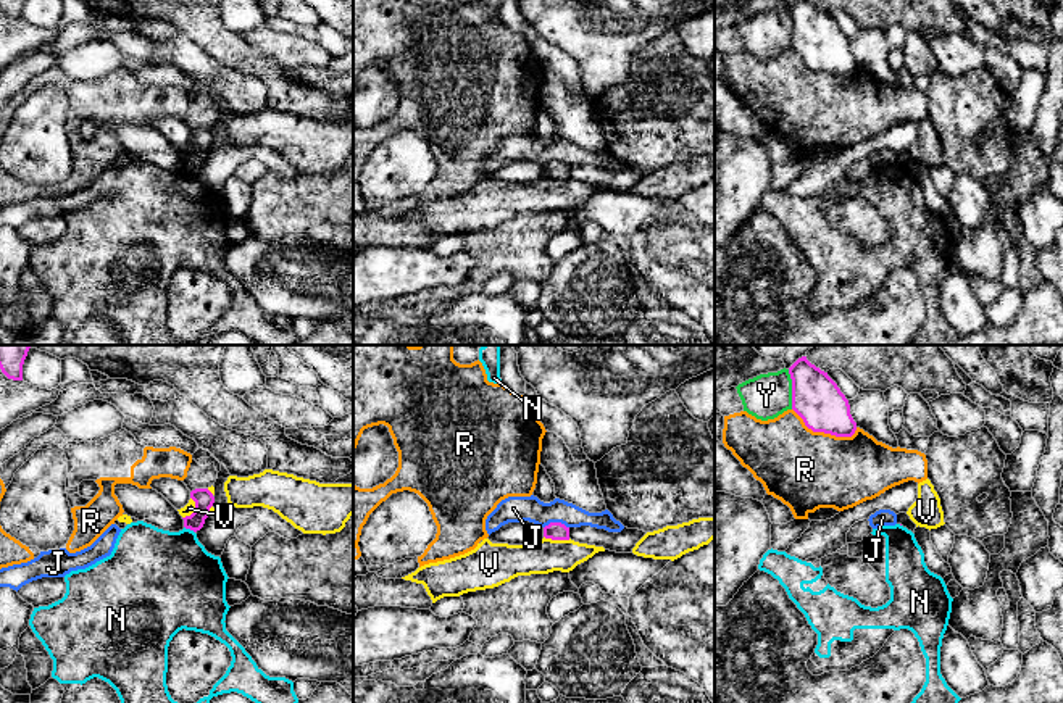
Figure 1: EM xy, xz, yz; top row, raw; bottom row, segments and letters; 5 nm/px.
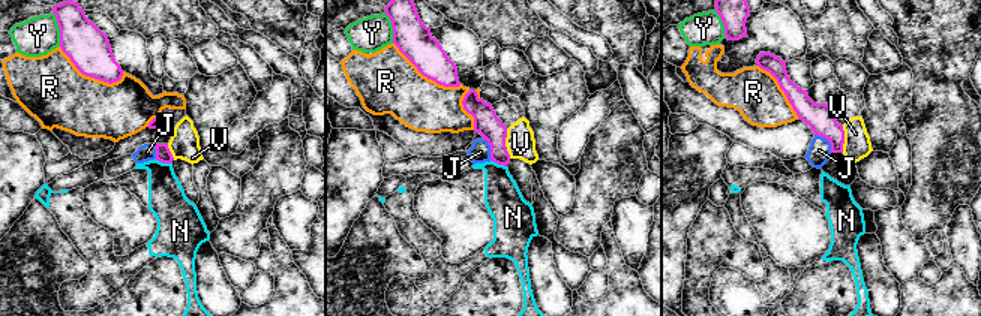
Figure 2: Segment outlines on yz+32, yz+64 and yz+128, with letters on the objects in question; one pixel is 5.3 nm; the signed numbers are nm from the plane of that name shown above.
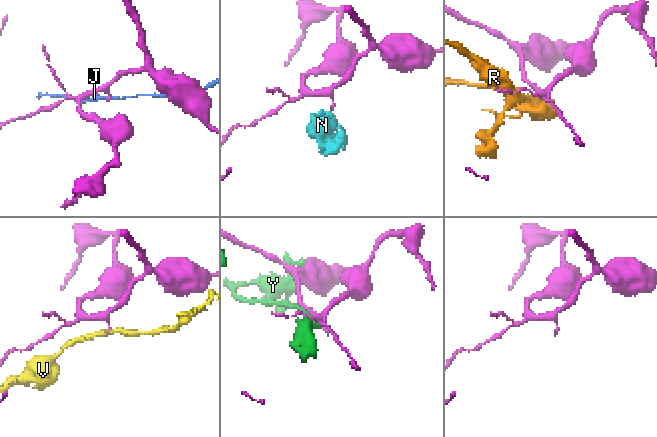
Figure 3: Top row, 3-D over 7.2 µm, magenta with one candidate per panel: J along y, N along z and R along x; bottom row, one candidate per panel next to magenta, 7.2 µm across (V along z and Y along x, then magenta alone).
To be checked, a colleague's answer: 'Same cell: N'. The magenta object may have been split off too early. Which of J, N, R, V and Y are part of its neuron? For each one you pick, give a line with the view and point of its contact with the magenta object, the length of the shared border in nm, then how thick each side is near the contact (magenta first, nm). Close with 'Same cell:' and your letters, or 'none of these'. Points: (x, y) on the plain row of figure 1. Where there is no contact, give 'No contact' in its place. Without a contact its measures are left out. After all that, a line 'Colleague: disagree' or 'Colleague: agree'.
Same cell: none of these
Colleague: disagree

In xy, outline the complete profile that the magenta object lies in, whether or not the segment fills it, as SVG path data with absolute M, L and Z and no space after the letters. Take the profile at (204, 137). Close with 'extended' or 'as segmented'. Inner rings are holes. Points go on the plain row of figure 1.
M195 127L190 131L190 137L195 140L195 150L182 158L186 168L197 171L203 166L208 150L215 142L215 135L208 127Z; as segmented

